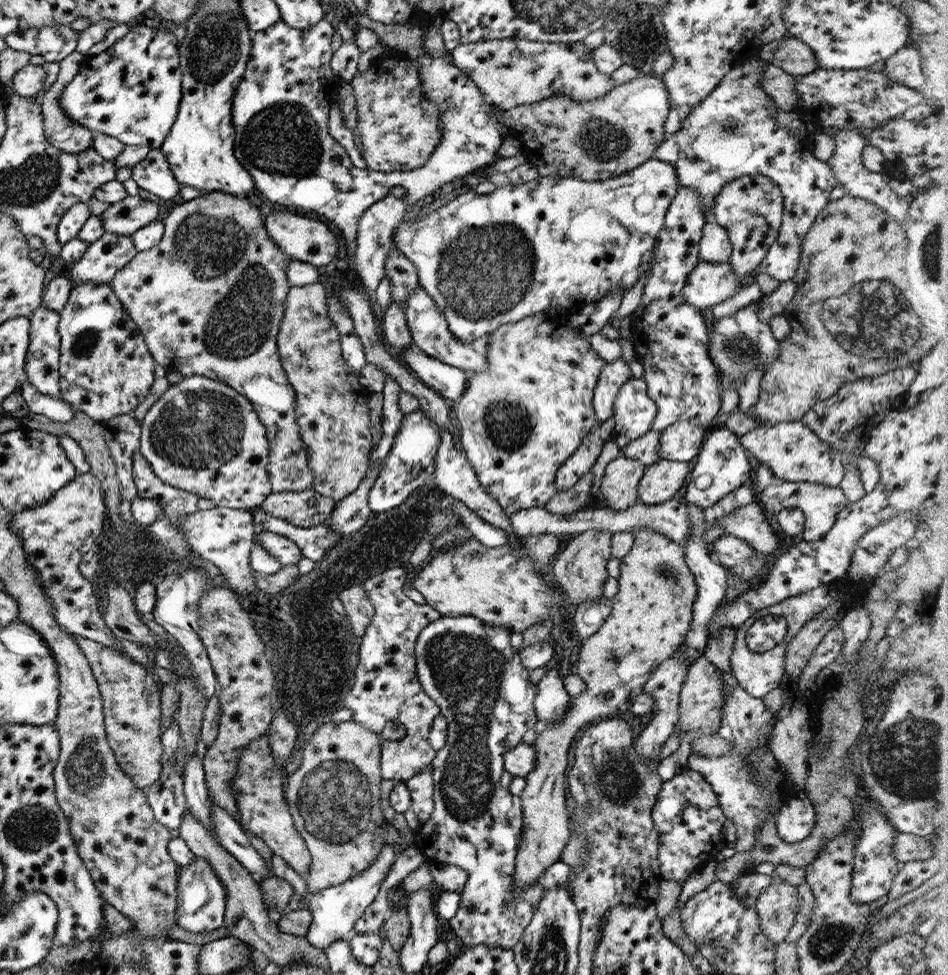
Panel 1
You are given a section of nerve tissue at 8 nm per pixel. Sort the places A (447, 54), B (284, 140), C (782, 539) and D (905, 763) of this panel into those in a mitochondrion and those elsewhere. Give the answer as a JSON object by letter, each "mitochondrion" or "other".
{"A":"other","B":"mitochondrion","C":"other","D":"mitochondrion"}

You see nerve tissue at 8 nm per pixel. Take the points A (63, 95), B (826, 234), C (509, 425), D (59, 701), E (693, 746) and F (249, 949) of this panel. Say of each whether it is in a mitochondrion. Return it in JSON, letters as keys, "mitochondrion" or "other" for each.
{"A":"other","B":"other","C":"mitochondrion","D":"other","E":"other","F":"other"}

